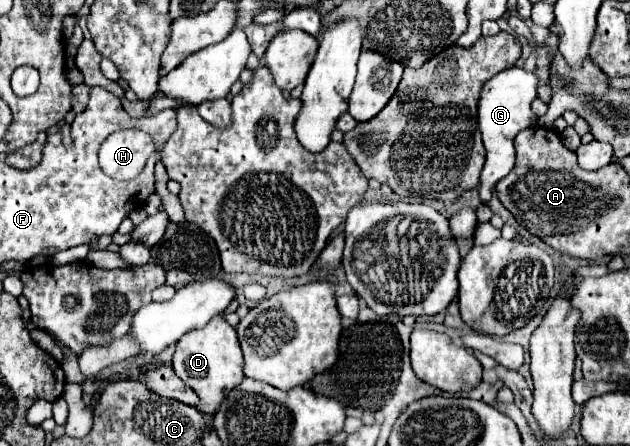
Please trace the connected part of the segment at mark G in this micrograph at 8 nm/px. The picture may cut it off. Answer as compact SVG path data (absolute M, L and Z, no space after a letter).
M514 66L514 68L508 68L504 72L496 74L492 80L488 80L480 92L478 126L480 126L484 148L488 152L486 164L482 170L482 180L480 180L482 202L490 200L492 188L496 186L496 182L500 182L514 168L514 138L516 138L516 134L524 128L530 128L538 120L538 116L530 108L530 102L536 98L536 86L538 86L536 72L526 72L518 66Z

